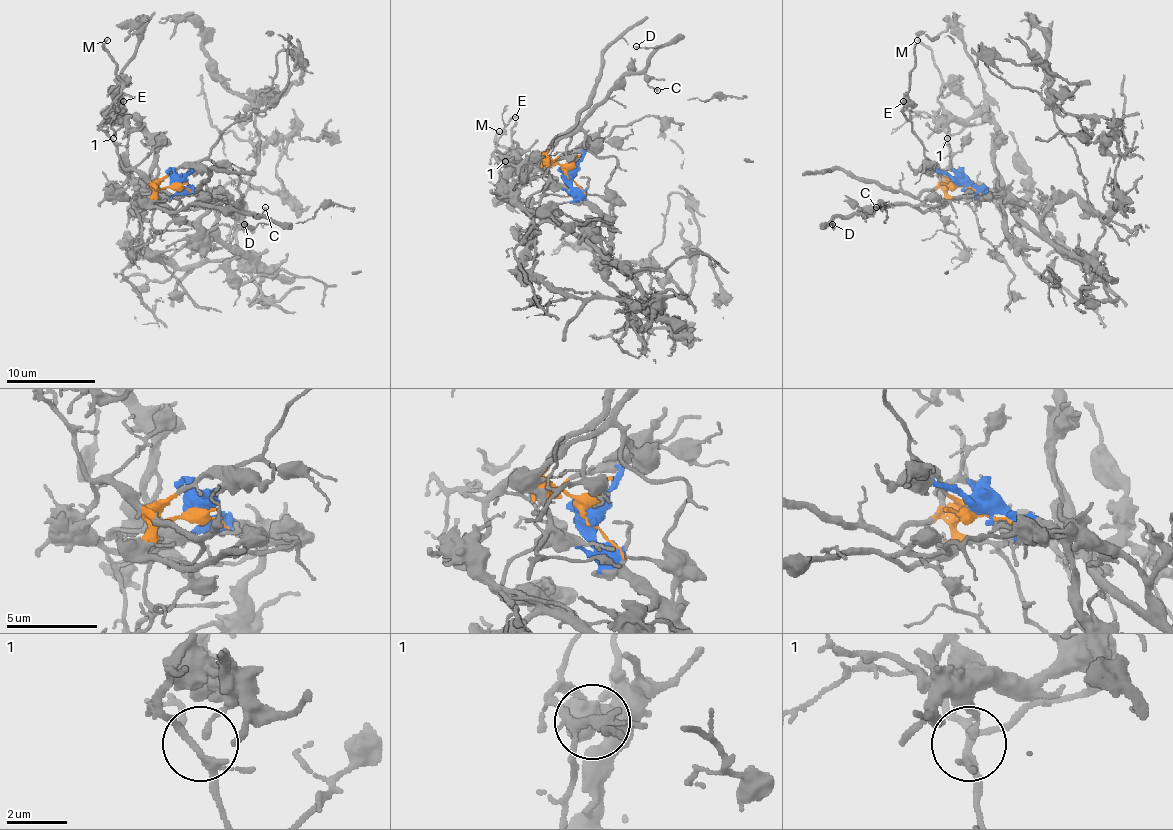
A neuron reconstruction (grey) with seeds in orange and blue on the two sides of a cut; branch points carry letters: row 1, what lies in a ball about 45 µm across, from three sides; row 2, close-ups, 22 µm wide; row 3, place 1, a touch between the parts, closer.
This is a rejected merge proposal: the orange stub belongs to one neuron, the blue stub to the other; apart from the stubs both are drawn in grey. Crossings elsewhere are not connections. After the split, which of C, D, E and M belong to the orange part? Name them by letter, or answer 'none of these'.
C, D, E, M

